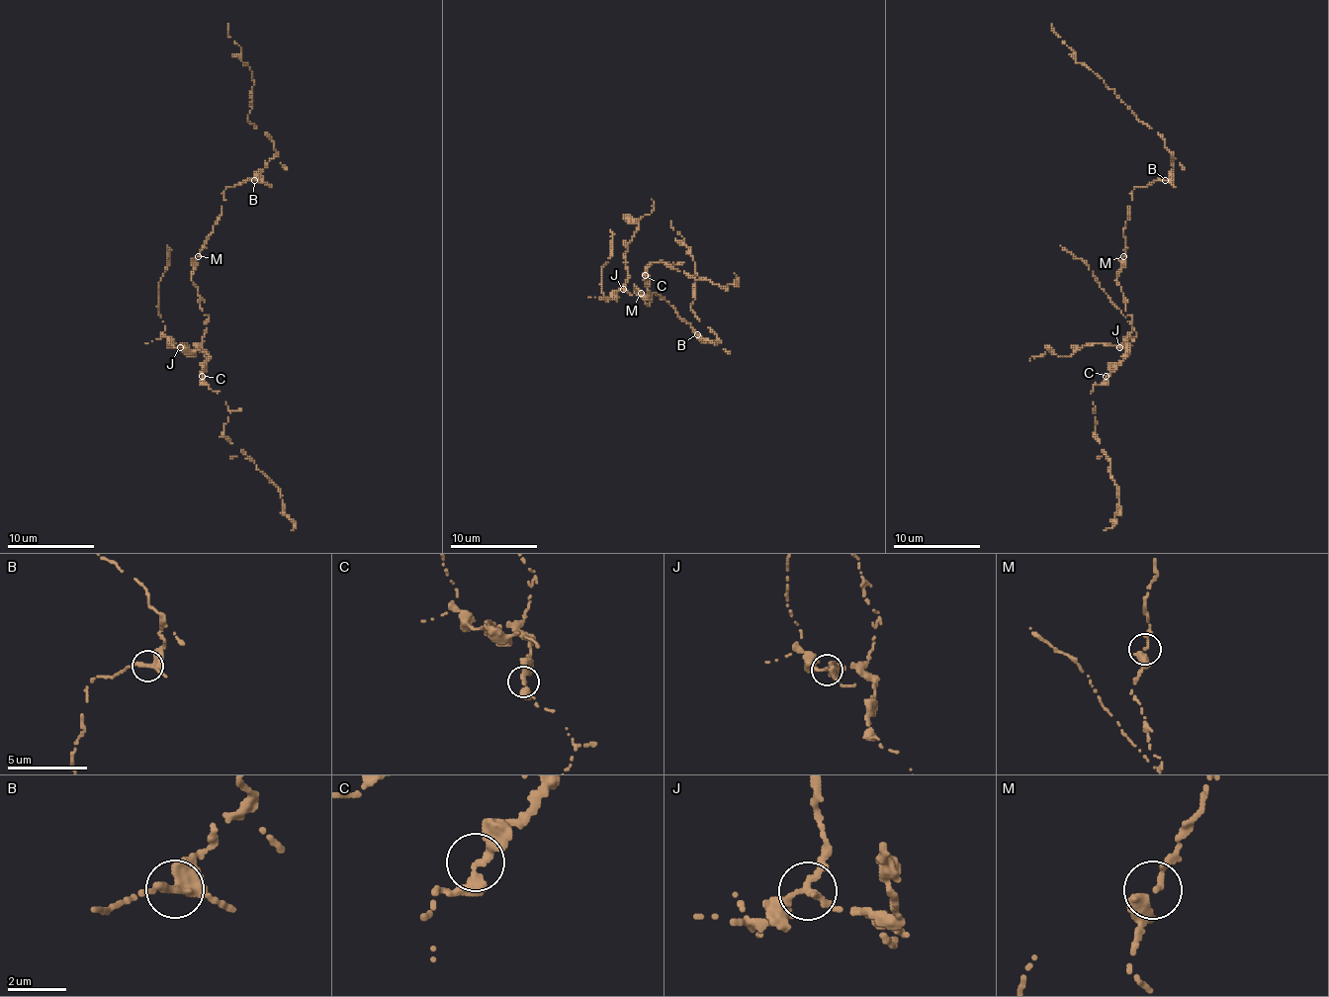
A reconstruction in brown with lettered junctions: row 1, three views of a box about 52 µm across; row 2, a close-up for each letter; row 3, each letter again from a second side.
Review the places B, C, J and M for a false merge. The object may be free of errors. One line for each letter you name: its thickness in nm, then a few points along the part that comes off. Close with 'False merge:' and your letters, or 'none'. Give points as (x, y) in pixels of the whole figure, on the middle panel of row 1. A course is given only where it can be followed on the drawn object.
J: 240 nm thick; foreign part runs (623, 289), (608, 302), (601, 291), (601, 269), (610, 256), (610, 229)
False merge: J

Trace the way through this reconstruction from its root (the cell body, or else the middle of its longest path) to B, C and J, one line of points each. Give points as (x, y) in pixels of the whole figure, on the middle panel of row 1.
B: (641, 293), (656, 293), (697, 334)
C: (641, 293), (652, 302), (647, 306), (645, 300), (650, 291), (645, 275)
J: (641, 293), (652, 302), (647, 306), (639, 295), (630, 295), (623, 289)

